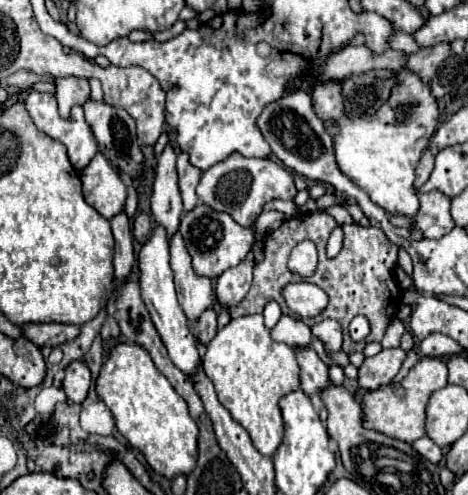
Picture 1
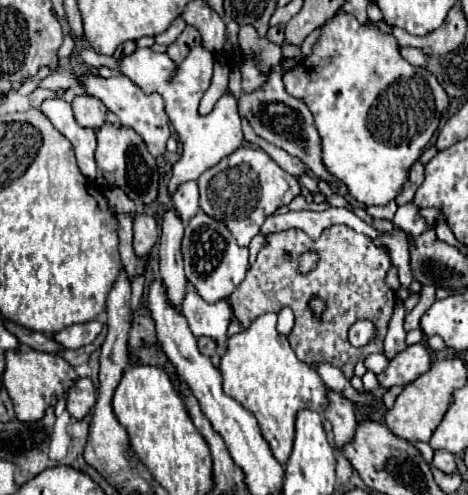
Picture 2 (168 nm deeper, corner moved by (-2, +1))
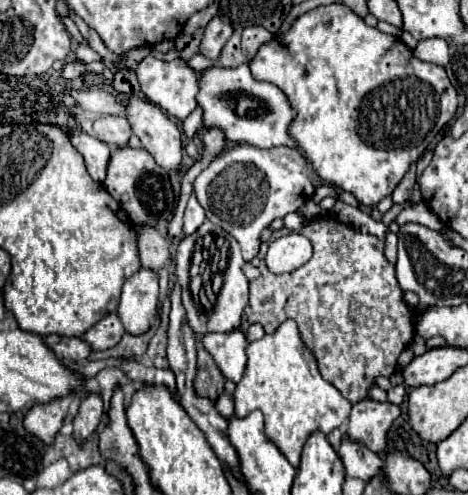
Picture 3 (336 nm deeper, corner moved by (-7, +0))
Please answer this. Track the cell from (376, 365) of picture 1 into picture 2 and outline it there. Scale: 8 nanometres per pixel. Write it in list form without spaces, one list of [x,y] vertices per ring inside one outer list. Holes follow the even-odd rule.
[[[424,344],[408,346],[404,352],[400,352],[394,360],[390,360],[390,366],[378,374],[378,380],[384,388],[392,386],[406,386],[418,376],[422,376],[432,364],[432,354]]]

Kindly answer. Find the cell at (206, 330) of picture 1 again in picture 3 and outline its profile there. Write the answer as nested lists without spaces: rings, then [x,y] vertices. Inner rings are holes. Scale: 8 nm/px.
[[[203,347],[197,349],[197,367],[199,367],[197,379],[195,379],[197,393],[201,397],[209,397],[211,401],[215,401],[219,397],[219,393],[223,391],[225,377],[223,377],[223,373],[219,373],[219,367],[215,365],[213,357]]]

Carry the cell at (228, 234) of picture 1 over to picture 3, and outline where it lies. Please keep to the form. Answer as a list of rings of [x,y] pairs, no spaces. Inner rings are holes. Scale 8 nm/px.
[[[205,221],[195,233],[181,239],[175,253],[175,275],[183,289],[187,321],[199,339],[207,331],[231,331],[241,325],[243,307],[249,299],[249,281],[243,273],[239,243],[219,225]]]

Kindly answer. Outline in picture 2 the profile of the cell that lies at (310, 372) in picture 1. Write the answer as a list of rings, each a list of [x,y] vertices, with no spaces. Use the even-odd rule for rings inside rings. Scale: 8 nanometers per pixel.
[[[330,390],[330,412],[324,412],[324,416],[332,422],[334,428],[334,446],[342,450],[348,442],[354,440],[356,432],[356,414],[350,400],[344,396],[338,396],[338,392]]]

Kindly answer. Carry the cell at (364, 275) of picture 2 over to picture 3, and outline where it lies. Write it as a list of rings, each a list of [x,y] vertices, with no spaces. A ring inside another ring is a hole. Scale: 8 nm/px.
[[[321,215],[309,221],[299,231],[311,241],[313,257],[291,273],[275,275],[265,265],[265,253],[269,243],[275,237],[281,237],[287,233],[291,233],[291,229],[283,227],[281,231],[273,233],[265,243],[261,243],[261,251],[259,251],[261,277],[251,281],[251,295],[245,307],[245,317],[249,323],[263,325],[265,333],[273,333],[287,317],[291,317],[299,327],[305,347],[311,349],[323,379],[333,383],[341,391],[341,395],[347,397],[351,403],[367,399],[369,397],[367,389],[373,383],[373,379],[377,375],[389,377],[395,371],[399,353],[411,343],[415,333],[413,311],[403,301],[401,297],[403,291],[399,289],[399,283],[395,281],[395,265],[385,259],[383,243],[375,235],[361,233],[359,229],[353,229],[351,225],[345,225],[331,215]]]

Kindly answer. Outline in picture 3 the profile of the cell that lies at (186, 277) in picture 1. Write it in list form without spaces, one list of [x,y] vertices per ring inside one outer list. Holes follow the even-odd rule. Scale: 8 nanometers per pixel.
[[[235,329],[235,333],[205,333],[201,337],[201,343],[213,355],[215,363],[227,379],[237,383],[243,377],[247,363],[247,341],[241,329]]]

